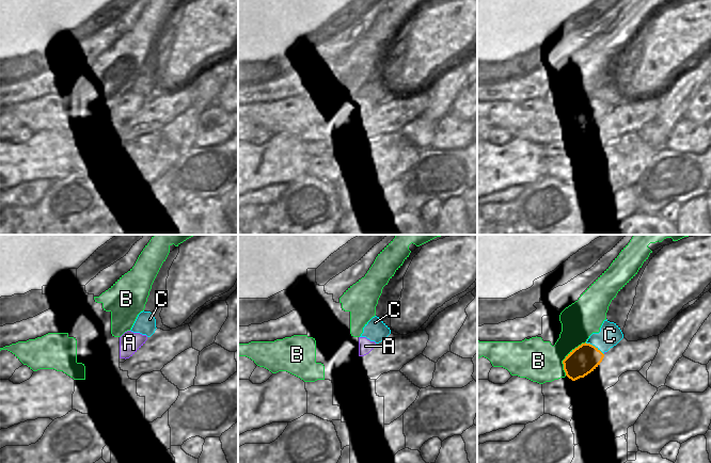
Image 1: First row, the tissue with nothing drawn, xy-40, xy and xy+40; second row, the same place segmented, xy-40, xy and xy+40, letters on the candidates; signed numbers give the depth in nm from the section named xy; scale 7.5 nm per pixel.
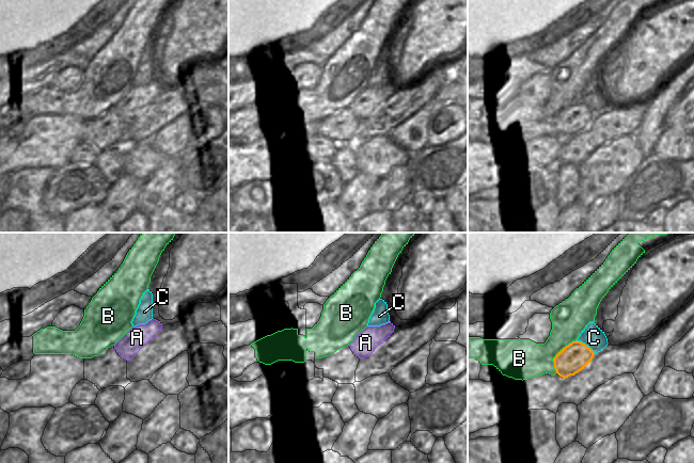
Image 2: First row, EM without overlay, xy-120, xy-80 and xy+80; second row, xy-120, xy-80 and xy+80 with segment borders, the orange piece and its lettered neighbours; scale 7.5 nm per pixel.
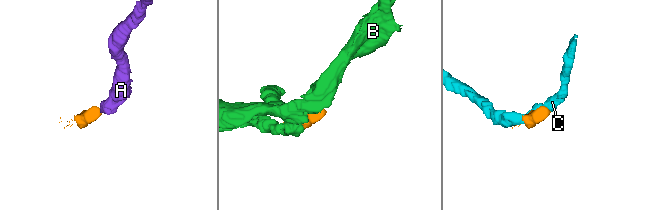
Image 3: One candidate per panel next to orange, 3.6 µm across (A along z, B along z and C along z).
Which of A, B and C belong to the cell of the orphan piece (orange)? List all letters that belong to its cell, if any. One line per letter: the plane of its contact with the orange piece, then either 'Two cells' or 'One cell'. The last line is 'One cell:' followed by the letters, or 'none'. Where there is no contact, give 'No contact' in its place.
A: No contact. One cell
B: Touches orange in xy+40. Two cells
C: Touches orange in xy+40. Two cells
One cell: A.

